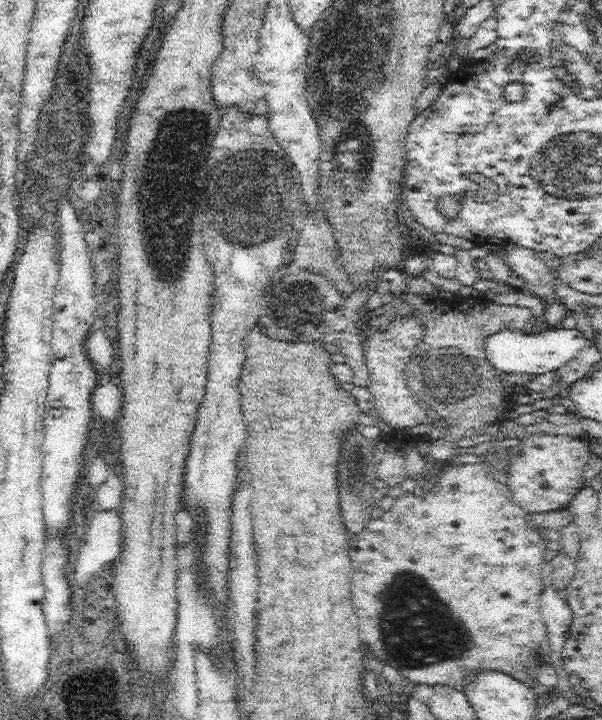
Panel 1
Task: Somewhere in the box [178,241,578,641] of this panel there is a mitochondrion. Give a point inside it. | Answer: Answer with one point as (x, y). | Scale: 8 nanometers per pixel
(452, 375)

